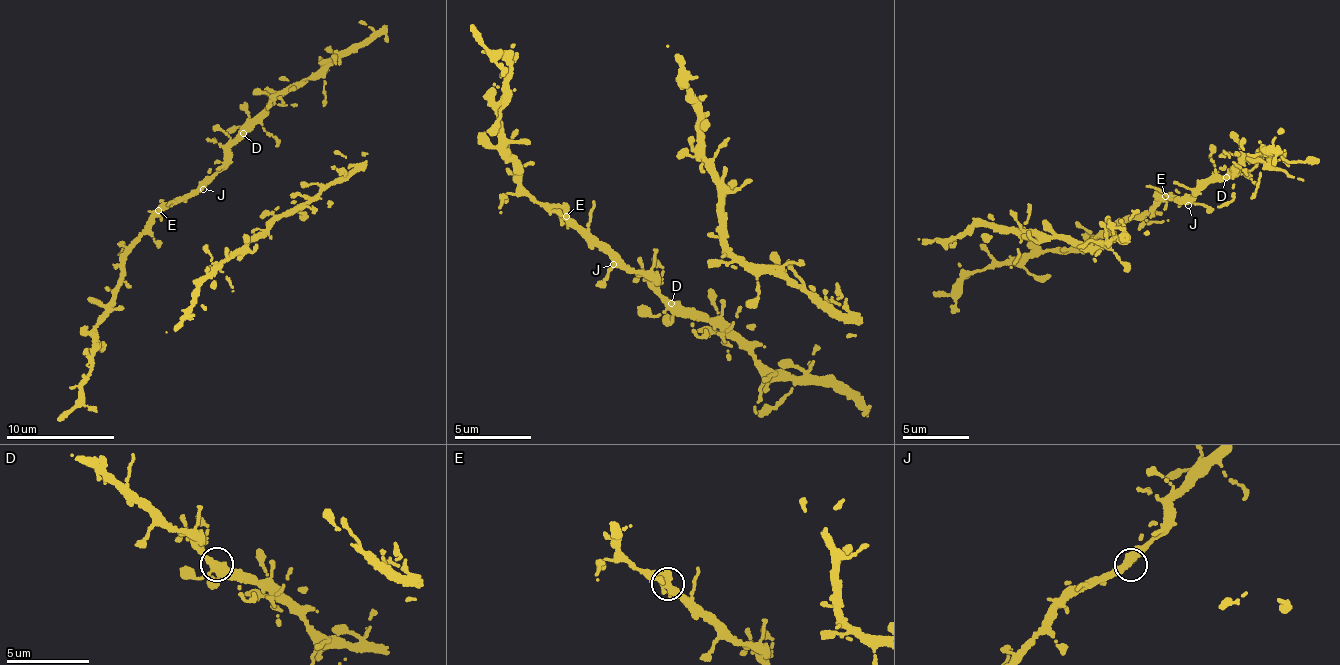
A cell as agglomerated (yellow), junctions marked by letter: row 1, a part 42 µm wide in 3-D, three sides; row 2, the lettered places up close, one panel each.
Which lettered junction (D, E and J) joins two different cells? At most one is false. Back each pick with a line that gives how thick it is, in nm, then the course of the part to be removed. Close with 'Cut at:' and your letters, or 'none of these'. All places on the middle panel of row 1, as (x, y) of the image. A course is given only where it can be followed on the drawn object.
Cut at: none of these

